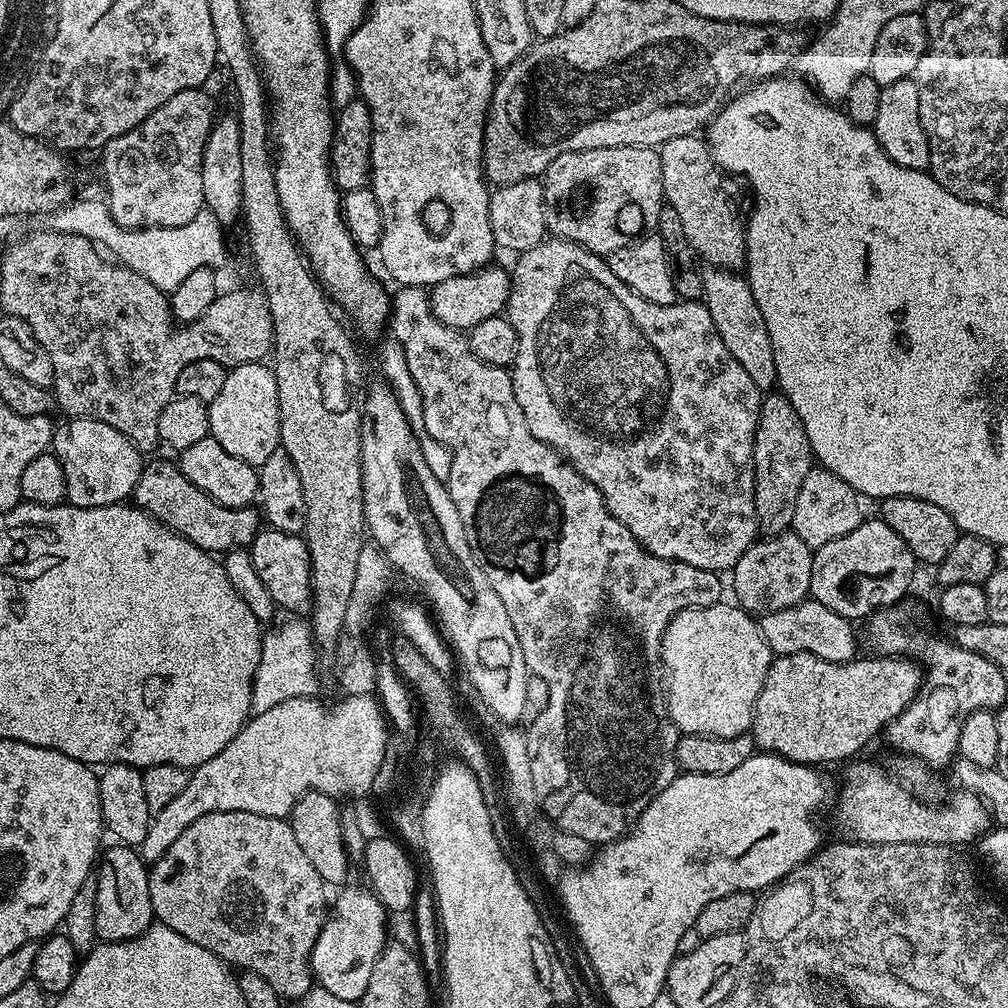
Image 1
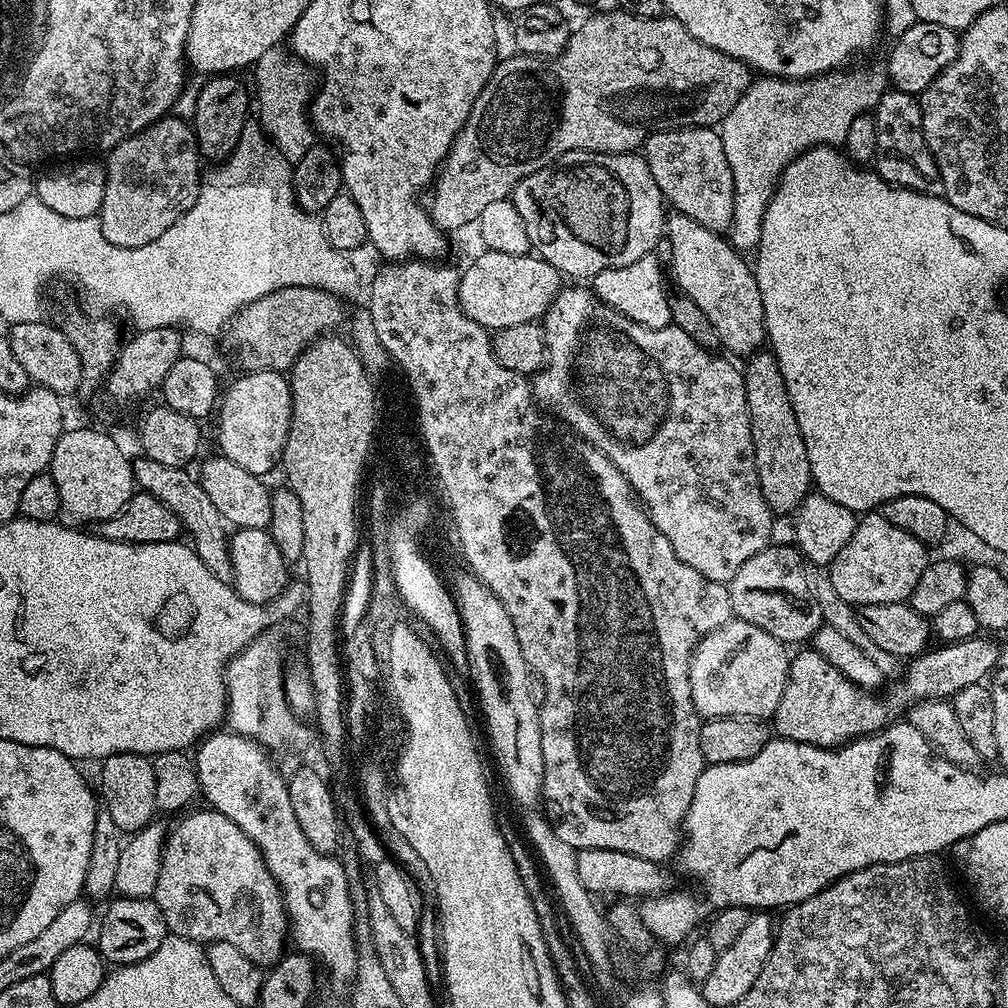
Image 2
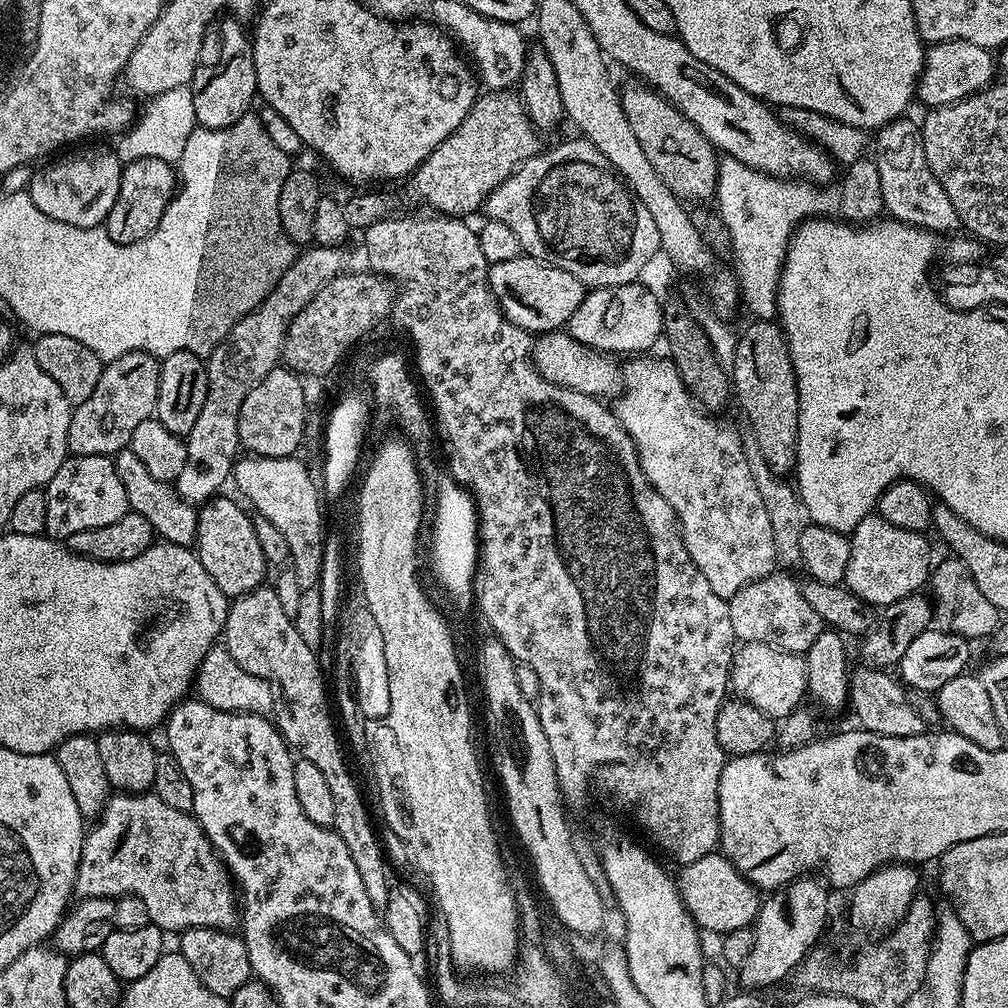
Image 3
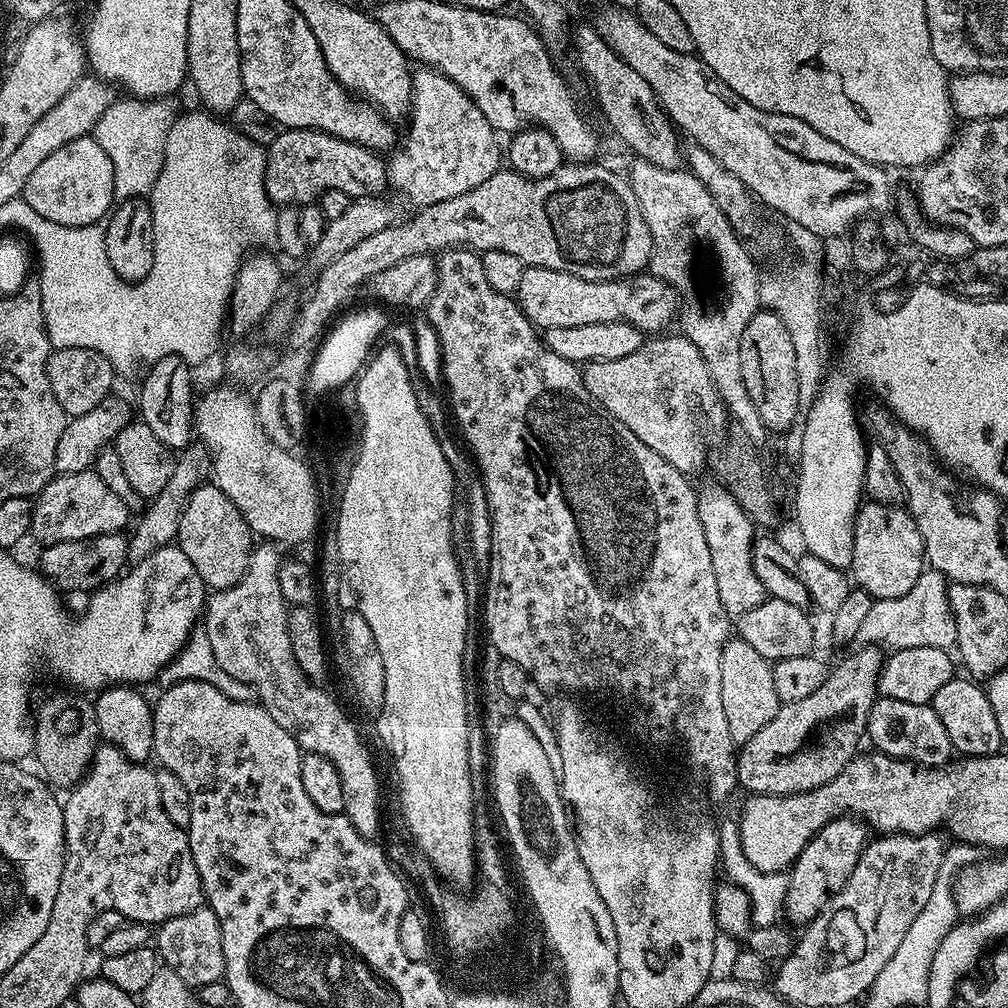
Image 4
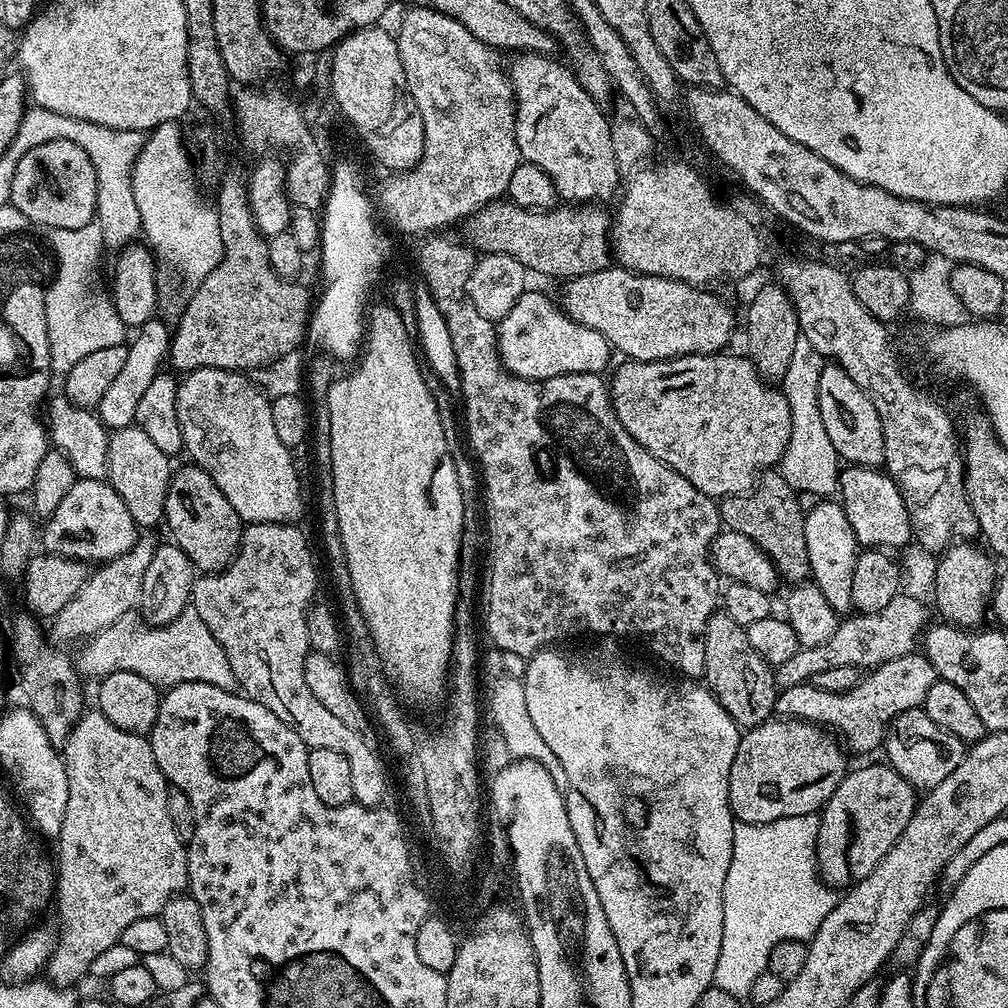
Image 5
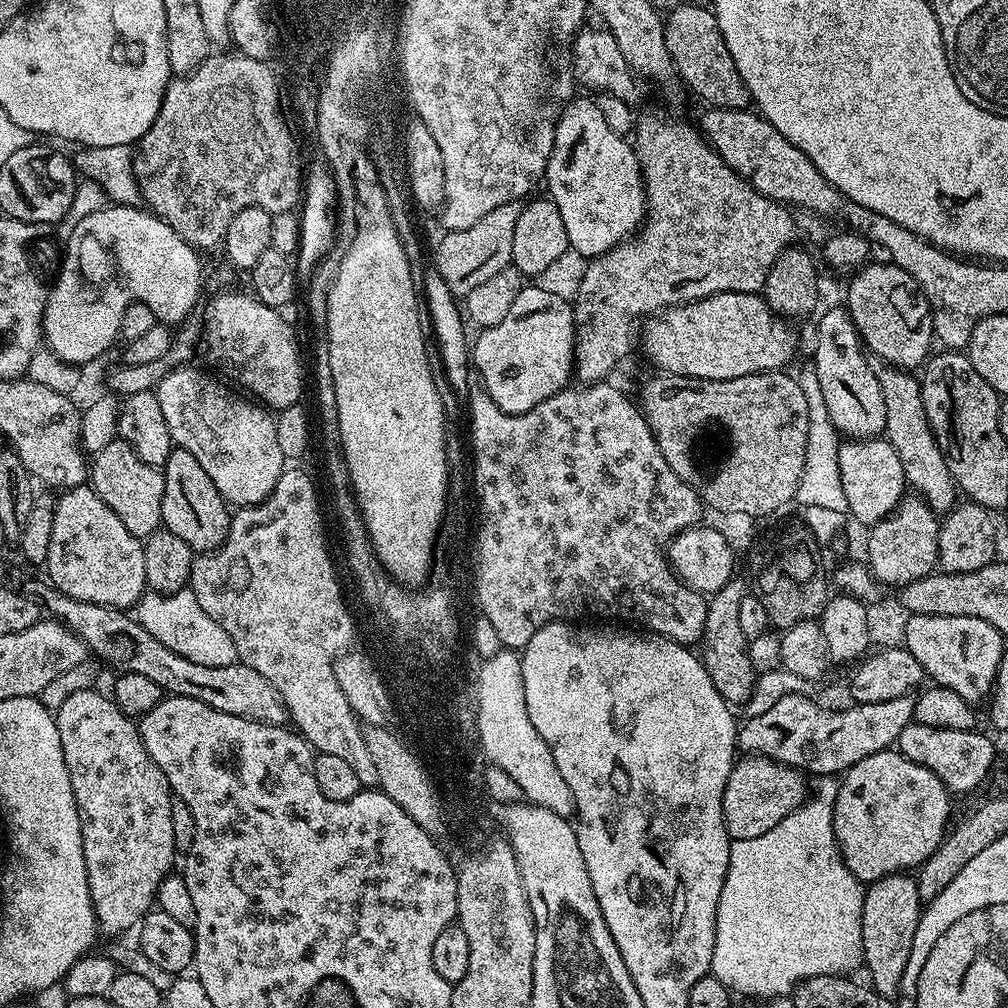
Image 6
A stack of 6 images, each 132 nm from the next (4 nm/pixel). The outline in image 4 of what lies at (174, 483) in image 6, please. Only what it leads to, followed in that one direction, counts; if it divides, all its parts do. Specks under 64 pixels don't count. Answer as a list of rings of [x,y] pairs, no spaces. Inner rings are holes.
[[[205,482],[190,494],[186,510],[182,510],[182,522],[178,522],[175,543],[190,558],[194,570],[198,570],[201,584],[212,590],[234,586],[246,574],[250,554],[254,547],[254,533],[242,518],[238,506],[222,494],[215,483]]]

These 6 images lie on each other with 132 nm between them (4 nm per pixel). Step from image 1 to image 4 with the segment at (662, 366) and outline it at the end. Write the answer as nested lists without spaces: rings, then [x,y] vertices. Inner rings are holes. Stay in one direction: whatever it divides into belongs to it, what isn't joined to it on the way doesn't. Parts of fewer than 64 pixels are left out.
[[[713,482],[709,488],[701,487],[696,505],[702,530],[706,530],[706,542],[710,545],[710,562],[714,562],[718,598],[722,598],[722,606],[729,618],[739,618],[742,614],[746,614],[746,610],[754,610],[754,606],[762,606],[762,602],[769,599],[766,586],[762,586],[761,579],[754,572],[752,519],[746,514],[746,510],[742,510],[742,506],[738,506],[734,494],[730,494],[719,482]]]

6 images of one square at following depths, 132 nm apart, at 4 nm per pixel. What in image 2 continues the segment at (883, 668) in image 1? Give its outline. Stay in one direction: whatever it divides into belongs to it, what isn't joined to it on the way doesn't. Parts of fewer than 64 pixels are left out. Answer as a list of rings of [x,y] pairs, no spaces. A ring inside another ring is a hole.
[[[977,634],[970,640],[948,642],[940,646],[944,648],[933,647],[909,659],[903,669],[902,678],[895,681],[897,684],[888,696],[889,706],[904,710],[919,700],[947,701],[956,696],[958,690],[966,690],[966,686],[985,681],[997,667],[1002,648],[1000,644],[996,645],[992,640],[983,640],[982,637],[983,635]],[[815,650],[807,651],[800,652],[797,656],[795,653],[788,665],[786,690],[782,694],[782,702],[778,702],[774,717],[774,732],[777,737],[799,744],[813,744],[819,748],[835,748],[847,744],[849,740],[856,740],[859,736],[881,731],[889,723],[888,704],[882,697],[876,696],[880,694],[850,682],[850,678],[830,666],[830,662],[822,658],[822,654]]]

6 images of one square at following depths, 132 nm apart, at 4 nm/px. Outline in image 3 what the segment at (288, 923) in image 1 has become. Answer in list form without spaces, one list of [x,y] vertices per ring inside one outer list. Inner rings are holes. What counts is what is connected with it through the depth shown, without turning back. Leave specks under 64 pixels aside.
[[[112,794],[109,795],[108,805],[102,810],[102,814],[95,821],[96,824],[87,829],[82,846],[82,858],[78,862],[78,874],[76,875],[76,886],[74,889],[77,897],[103,896],[119,898],[121,896],[137,896],[142,902],[146,902],[148,919],[157,928],[165,933],[179,934],[188,928],[222,928],[232,930],[238,924],[238,892],[234,887],[234,881],[228,874],[228,869],[224,867],[224,861],[212,851],[212,843],[206,838],[202,826],[191,812],[174,810],[174,806],[166,806],[162,798],[154,794]]]

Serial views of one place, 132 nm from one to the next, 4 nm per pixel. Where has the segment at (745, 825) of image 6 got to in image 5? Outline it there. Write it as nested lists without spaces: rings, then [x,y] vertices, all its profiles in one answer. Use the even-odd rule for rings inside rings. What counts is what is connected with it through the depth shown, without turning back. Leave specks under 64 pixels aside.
[[[773,718],[757,728],[747,729],[741,735],[738,754],[734,754],[734,762],[730,766],[728,801],[733,817],[742,824],[765,824],[778,818],[819,813],[849,771],[850,763],[843,751],[841,741],[829,729],[808,720]]]

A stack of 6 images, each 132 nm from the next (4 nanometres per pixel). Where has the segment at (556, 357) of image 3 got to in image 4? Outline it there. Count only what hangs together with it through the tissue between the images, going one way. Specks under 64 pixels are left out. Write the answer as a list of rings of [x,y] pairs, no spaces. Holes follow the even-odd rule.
[[[660,334],[655,338],[645,339],[638,346],[638,350],[634,350],[634,354],[626,354],[626,358],[614,358],[613,360],[590,360],[582,368],[582,379],[586,390],[590,394],[590,398],[594,398],[599,404],[607,410],[614,418],[618,418],[618,422],[622,422],[622,426],[626,426],[630,430],[634,430],[634,434],[638,438],[638,442],[646,442],[646,446],[650,446],[650,450],[654,450],[654,454],[658,454],[662,458],[666,458],[666,462],[670,462],[670,466],[674,466],[680,472],[685,474],[693,474],[700,467],[707,465],[710,460],[710,452],[708,456],[708,440],[700,433],[700,420],[696,417],[696,407],[699,404],[708,404],[714,400],[716,396],[716,387],[712,385],[710,378],[710,370],[706,366],[706,362],[702,358],[702,354],[698,350],[698,346],[694,346],[694,342],[690,342],[687,336],[677,334],[677,336],[668,336],[669,334]]]

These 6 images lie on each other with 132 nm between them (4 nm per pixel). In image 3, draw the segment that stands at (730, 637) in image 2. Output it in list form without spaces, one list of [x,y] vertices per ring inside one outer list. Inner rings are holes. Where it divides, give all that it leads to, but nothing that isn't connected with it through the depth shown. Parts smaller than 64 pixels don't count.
[[[762,642],[741,643],[732,658],[730,688],[739,699],[748,701],[750,706],[779,722],[797,711],[801,707],[800,699],[805,699],[808,671],[804,665],[804,656]]]

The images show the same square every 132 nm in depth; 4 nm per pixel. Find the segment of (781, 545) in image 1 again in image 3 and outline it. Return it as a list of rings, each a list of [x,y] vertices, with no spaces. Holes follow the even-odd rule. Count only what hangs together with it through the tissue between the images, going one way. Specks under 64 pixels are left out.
[[[783,570],[742,586],[742,590],[738,590],[738,594],[734,594],[728,601],[730,623],[734,626],[737,641],[746,644],[762,642],[787,652],[807,653],[808,648],[814,646],[814,638],[825,631],[826,625],[818,618],[818,614],[814,614],[800,586],[799,579],[787,576]]]

